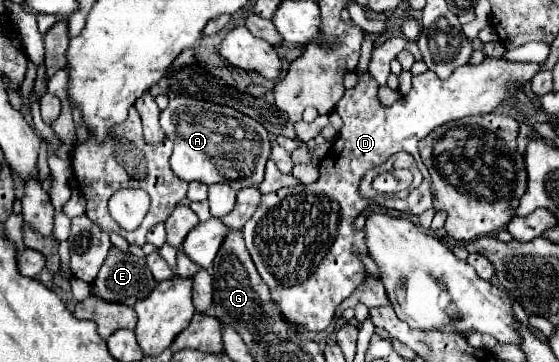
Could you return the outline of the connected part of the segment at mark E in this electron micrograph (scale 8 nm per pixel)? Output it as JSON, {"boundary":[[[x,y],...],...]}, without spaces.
{"boundary":[[[112,247],[98,277],[92,281],[92,295],[134,307],[136,301],[154,291],[154,285],[158,283],[144,259]]]}

